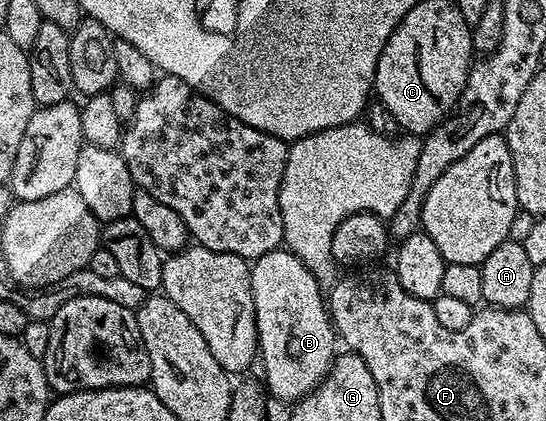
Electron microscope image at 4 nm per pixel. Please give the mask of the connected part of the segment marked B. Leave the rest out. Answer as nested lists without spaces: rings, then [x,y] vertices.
[[[279,248],[268,252],[264,256],[260,256],[250,267],[250,275],[252,276],[252,296],[254,297],[254,303],[256,304],[256,324],[258,325],[258,348],[260,351],[260,366],[266,369],[266,380],[264,379],[264,386],[271,395],[275,394],[282,402],[288,402],[288,404],[294,404],[299,399],[313,393],[315,389],[326,378],[326,374],[329,372],[331,366],[334,363],[336,357],[336,350],[334,350],[334,342],[336,346],[336,331],[334,329],[333,322],[330,321],[330,312],[327,303],[324,301],[323,287],[319,286],[318,281],[312,276],[312,272],[308,272],[308,268],[296,255],[290,253],[285,248]]]

